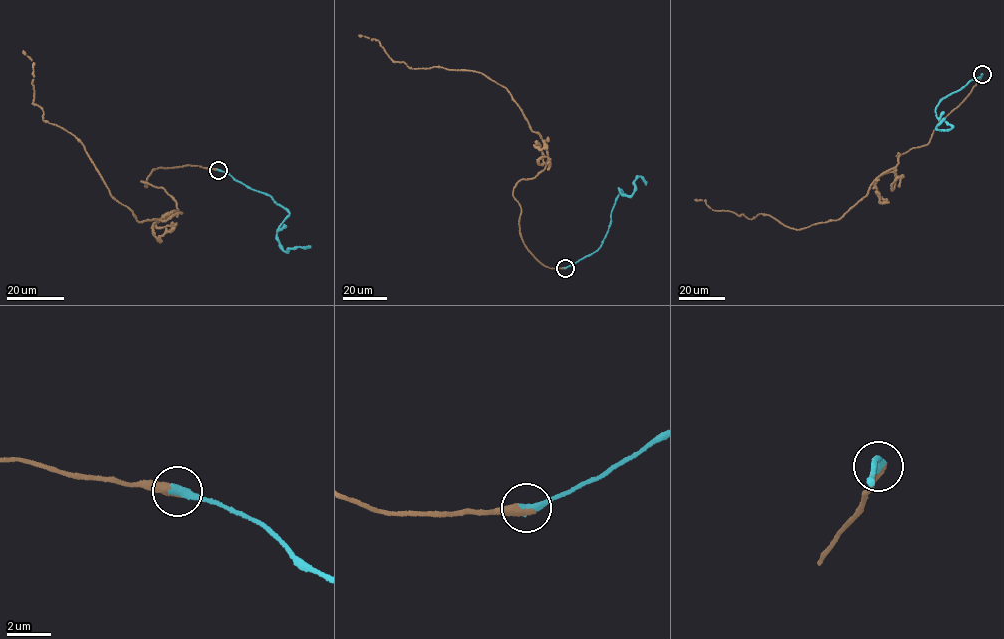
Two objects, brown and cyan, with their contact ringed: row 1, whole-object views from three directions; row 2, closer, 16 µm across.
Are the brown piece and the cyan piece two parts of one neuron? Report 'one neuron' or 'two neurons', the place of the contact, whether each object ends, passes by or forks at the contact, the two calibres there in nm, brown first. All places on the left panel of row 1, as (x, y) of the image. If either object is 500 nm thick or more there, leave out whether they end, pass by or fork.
one neuron; place (218, 170); brown ends; cyan ends; calibres 440 and 420 nm

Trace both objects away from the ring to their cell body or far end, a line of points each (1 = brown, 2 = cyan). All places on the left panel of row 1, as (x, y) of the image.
1: (218, 170), (153, 170), (141, 181), (182, 212), (137, 221), (81, 142), (43, 121), (23, 50)
2: (218, 170), (265, 193), (288, 212), (276, 233), (281, 248), (285, 252), (290, 248), (309, 246)

